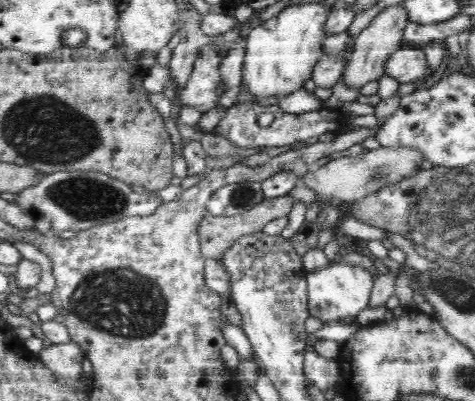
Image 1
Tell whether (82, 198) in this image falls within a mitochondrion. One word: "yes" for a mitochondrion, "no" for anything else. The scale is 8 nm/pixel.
yes

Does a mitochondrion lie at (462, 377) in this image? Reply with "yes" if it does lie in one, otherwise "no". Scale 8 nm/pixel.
yes

